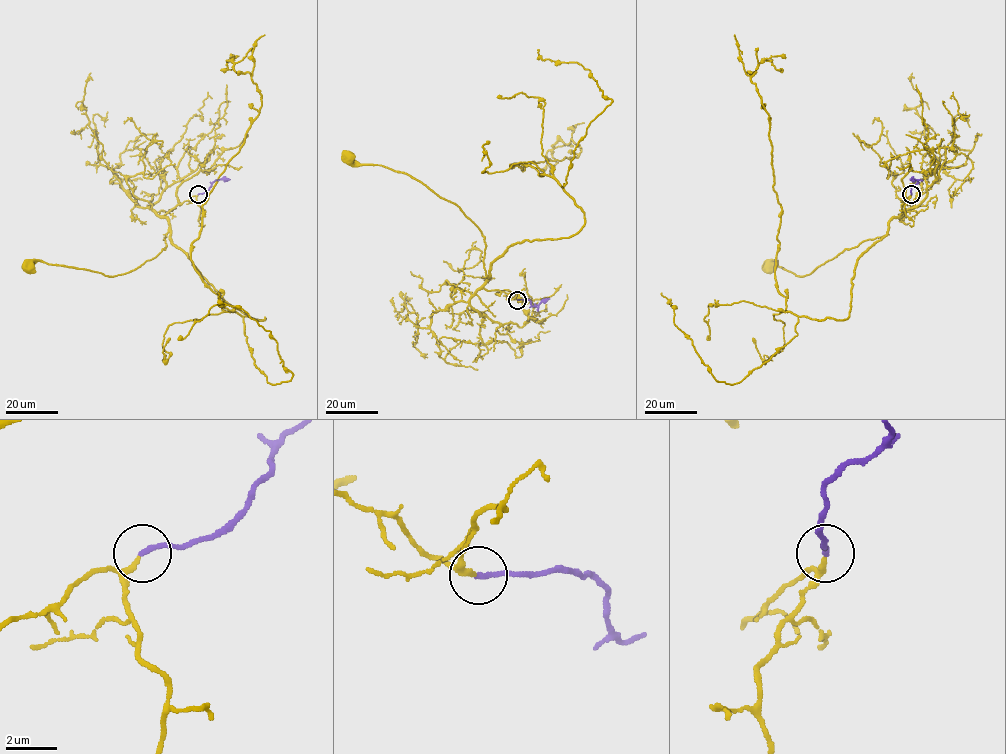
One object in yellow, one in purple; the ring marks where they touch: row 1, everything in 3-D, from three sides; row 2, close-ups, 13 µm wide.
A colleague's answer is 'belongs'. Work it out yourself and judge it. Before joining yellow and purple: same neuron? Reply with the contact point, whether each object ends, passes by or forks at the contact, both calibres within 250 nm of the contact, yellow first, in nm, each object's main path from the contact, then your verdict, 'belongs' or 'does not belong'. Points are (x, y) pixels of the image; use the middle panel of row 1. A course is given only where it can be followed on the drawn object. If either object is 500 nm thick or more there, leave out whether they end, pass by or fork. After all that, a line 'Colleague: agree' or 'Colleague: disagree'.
at (517, 300); yellow passes by; purple ends there; 160 nm thick on the yellow side, 200 nm on the other; yellow runs (517, 300), (483, 287), (489, 277), (484, 237), (454, 204), (405, 173), (350, 164), (348, 156); purple runs (517, 300), (527, 299), (533, 306), (549, 298); belongs
Colleague: agree

